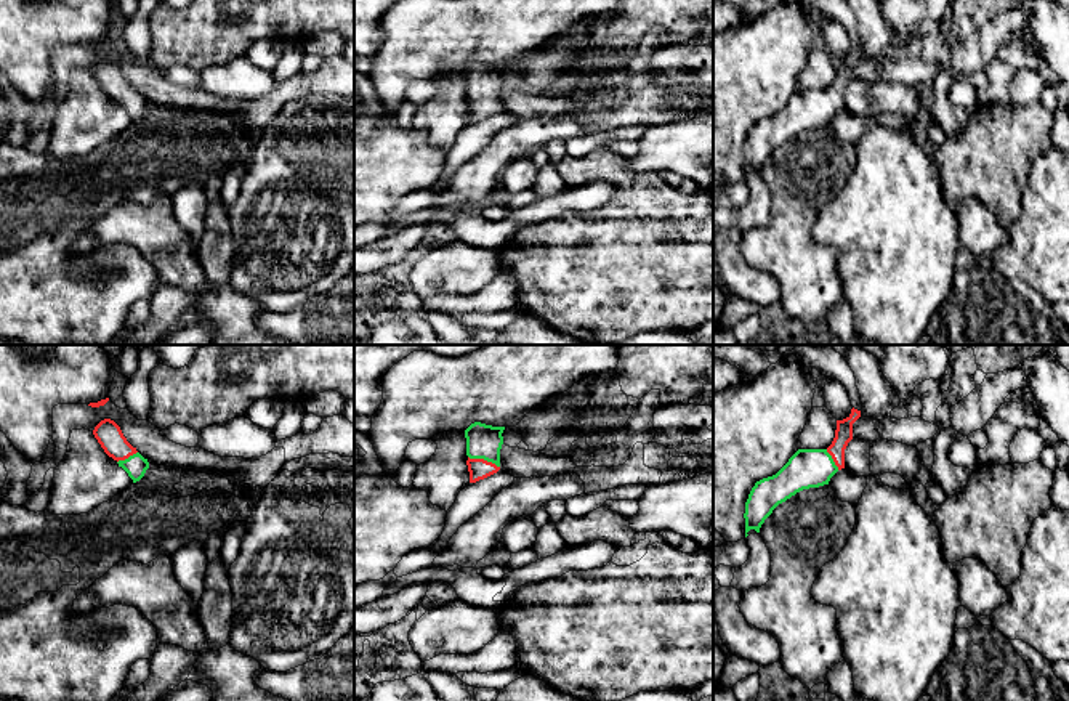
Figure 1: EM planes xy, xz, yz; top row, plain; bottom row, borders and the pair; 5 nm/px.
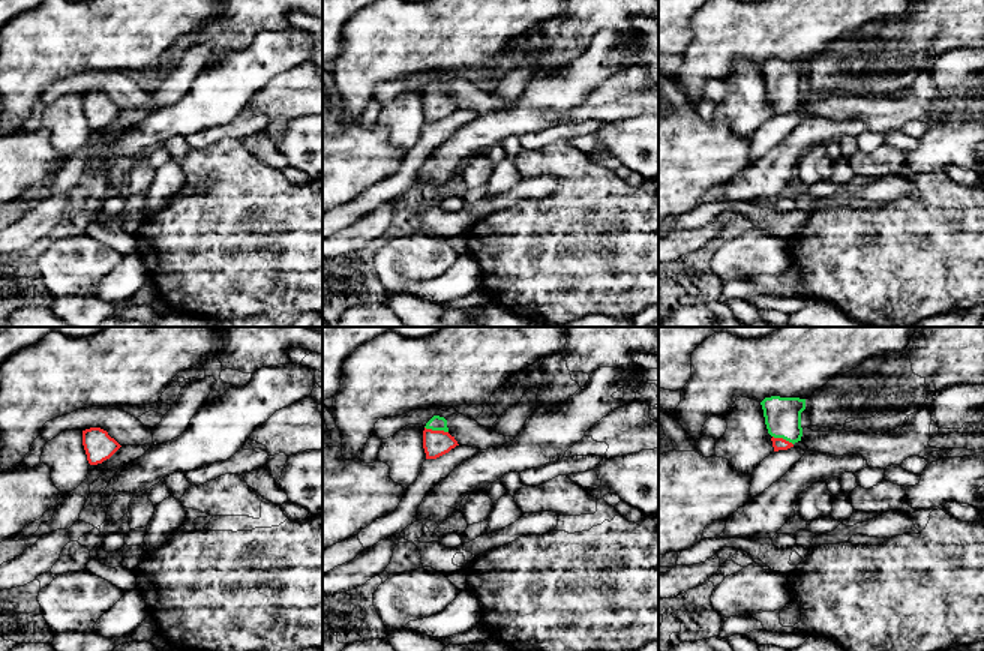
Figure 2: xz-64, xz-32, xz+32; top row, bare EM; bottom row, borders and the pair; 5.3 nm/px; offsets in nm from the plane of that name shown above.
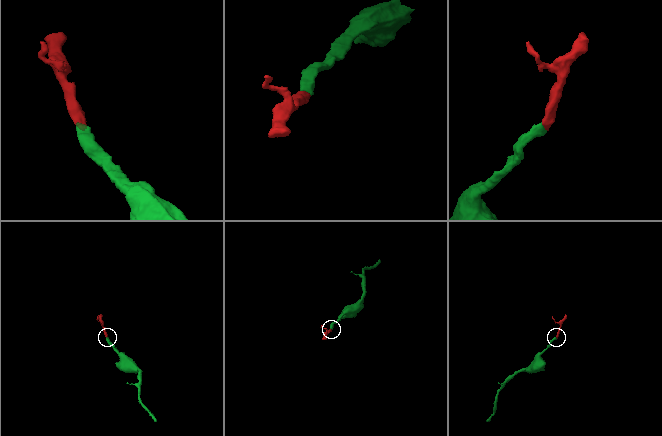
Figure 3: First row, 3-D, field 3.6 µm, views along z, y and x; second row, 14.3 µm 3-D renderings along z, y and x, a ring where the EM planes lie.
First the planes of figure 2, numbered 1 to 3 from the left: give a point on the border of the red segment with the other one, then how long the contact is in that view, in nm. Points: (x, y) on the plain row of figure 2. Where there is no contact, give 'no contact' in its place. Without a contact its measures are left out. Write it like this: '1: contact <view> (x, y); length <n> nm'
1: no contact
2: contact xz-32 (437, 93); length 130 nm
3: contact xz+32 (783, 102); length 120 nm

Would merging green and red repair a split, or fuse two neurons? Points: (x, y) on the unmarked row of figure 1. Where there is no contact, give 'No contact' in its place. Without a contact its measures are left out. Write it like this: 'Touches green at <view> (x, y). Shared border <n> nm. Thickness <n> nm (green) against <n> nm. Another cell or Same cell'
Touches green at xz (484, 100). Shared border 170 nm. Thickness 180 nm (green) against 110 nm. Same cell

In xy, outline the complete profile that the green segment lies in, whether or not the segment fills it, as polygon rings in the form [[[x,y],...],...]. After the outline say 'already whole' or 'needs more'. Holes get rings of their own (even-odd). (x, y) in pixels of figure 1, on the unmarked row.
[[[101,61],[95,67],[93,75],[104,90],[104,93],[128,114],[133,124],[139,122],[144,117],[146,111],[149,109],[147,99],[144,99],[136,91],[136,88],[133,88],[127,82],[120,67],[114,61]]]; needs more

